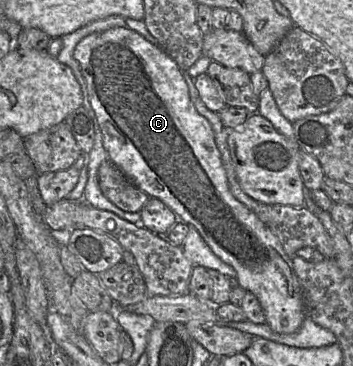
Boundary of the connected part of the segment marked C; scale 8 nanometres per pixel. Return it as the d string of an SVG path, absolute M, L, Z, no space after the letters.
M126 26L111 28L104 32L93 33L84 37L77 44L73 56L78 62L81 73L85 79L90 102L96 114L96 122L98 122L101 127L108 160L117 166L149 197L157 198L167 205L178 216L178 221L193 226L200 233L213 253L223 262L235 269L237 274L236 279L239 286L247 292L253 293L258 298L266 317L266 324L268 324L273 331L282 334L290 334L299 330L306 315L302 303L301 285L293 268L292 257L289 257L285 253L277 236L272 233L259 217L232 195L211 124L205 117L198 113L192 103L187 82L183 76L183 71L179 68L177 63L159 45L151 44L143 36Z

